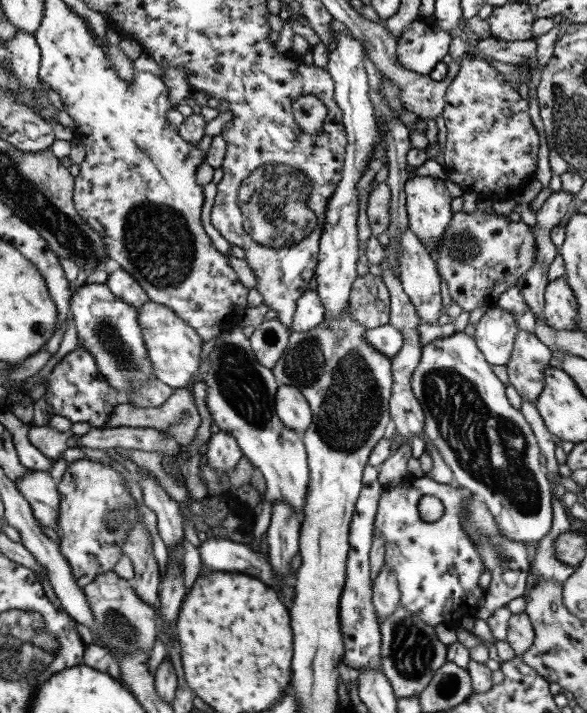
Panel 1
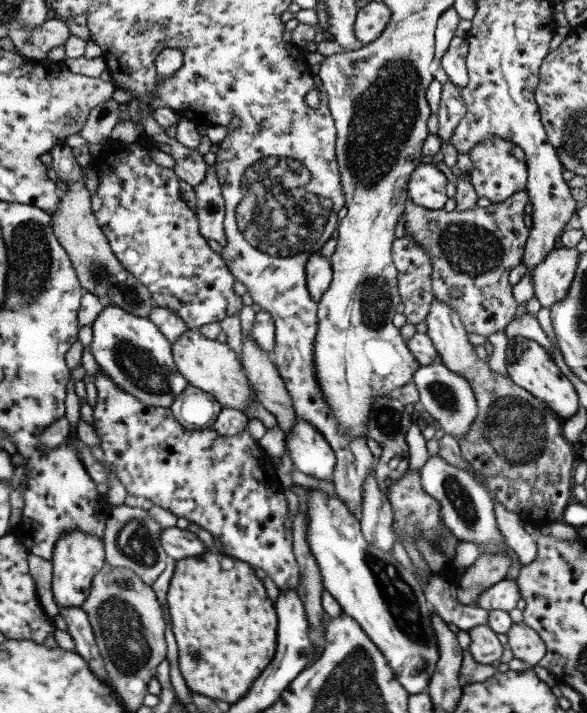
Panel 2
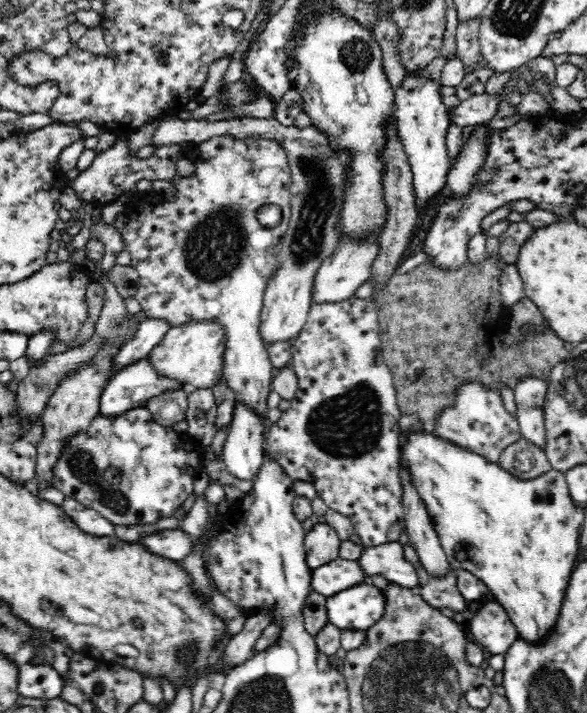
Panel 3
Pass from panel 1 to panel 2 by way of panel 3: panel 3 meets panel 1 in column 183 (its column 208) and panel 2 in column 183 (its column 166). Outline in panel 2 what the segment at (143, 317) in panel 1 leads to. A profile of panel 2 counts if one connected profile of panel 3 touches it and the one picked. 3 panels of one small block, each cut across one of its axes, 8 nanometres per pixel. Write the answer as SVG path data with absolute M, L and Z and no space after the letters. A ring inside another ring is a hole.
M185 329L170 342L170 348L174 367L189 385L211 394L221 408L240 410L244 414L246 404L255 398L254 390L248 384L241 361L226 343L207 339L198 329Z

